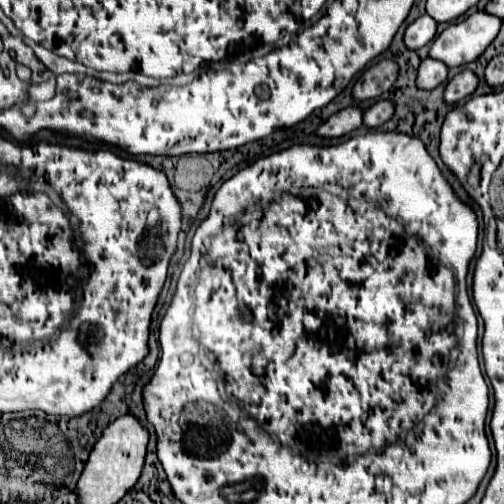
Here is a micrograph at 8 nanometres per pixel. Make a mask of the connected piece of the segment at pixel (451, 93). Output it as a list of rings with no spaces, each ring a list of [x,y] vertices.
[[[464,68],[448,82],[446,92],[444,92],[444,100],[448,104],[456,104],[456,102],[468,98],[476,90],[476,86],[478,86],[478,76],[472,70]]]

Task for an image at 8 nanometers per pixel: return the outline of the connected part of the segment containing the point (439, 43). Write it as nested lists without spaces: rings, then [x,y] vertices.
[[[474,12],[438,34],[430,48],[430,58],[446,62],[450,68],[472,62],[498,36],[500,26],[502,18],[488,12]]]

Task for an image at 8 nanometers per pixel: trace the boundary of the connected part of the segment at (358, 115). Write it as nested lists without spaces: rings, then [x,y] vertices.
[[[348,106],[336,114],[332,114],[320,128],[316,134],[324,136],[324,138],[340,138],[356,128],[362,126],[362,116],[364,110],[360,106]]]

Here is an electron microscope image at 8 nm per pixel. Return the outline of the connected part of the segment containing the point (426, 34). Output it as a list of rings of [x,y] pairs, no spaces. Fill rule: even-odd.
[[[424,14],[420,18],[416,18],[408,28],[406,28],[406,34],[404,34],[404,44],[410,48],[410,50],[416,50],[416,48],[422,48],[424,44],[428,44],[434,36],[436,36],[436,28],[438,28],[438,22]]]

